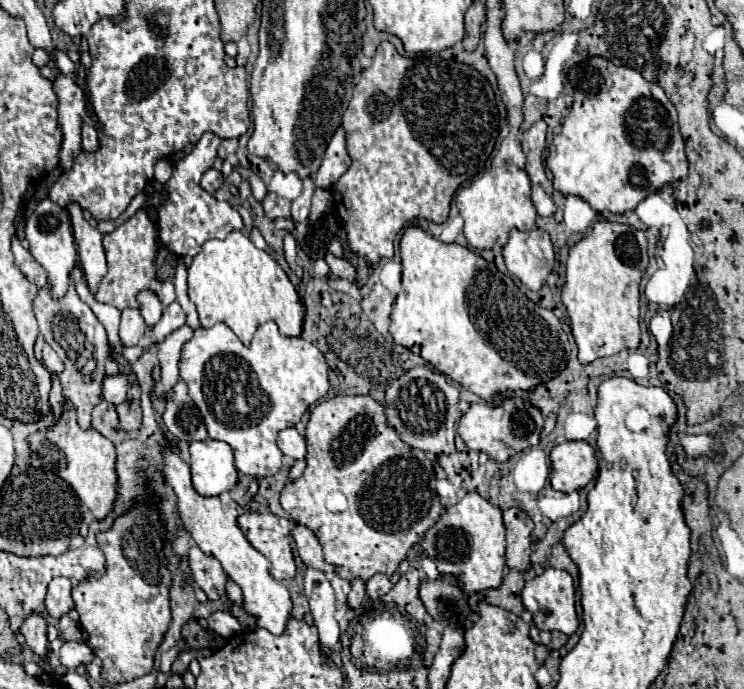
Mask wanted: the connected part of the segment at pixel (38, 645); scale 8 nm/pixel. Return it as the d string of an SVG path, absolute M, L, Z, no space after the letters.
M29 614L19 628L19 632L25 638L25 644L31 648L35 656L41 660L49 658L49 642L47 642L47 620L39 614Z

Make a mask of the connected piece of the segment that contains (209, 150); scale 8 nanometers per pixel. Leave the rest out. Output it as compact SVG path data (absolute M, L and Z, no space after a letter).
M207 132L193 148L191 154L183 156L175 166L173 166L173 176L171 180L163 186L165 190L165 204L157 208L159 220L159 240L165 244L173 254L177 256L195 256L201 246L211 240L219 238L223 240L229 232L233 230L243 230L243 220L241 214L229 204L229 202L219 202L213 198L213 194L205 192L199 186L199 180L205 170L209 170L217 158L217 148L219 148L221 138Z

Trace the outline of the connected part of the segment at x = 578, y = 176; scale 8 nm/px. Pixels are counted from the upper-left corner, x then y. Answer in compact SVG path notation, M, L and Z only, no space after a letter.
M591 56L569 70L575 88L575 102L563 120L563 130L553 138L553 150L547 168L553 174L553 186L563 196L579 196L595 212L623 214L635 210L641 200L673 182L687 178L685 144L677 124L677 110L659 84L647 82L637 70L613 66L601 56Z

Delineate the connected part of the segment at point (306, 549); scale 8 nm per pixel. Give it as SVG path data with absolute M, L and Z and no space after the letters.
M295 524L291 536L293 536L295 544L297 544L299 556L303 558L303 562L305 562L309 568L315 568L315 570L321 570L321 572L327 572L327 574L333 572L333 566L329 566L329 564L325 562L325 558L323 558L321 544L319 544L317 536L315 536L309 528Z

